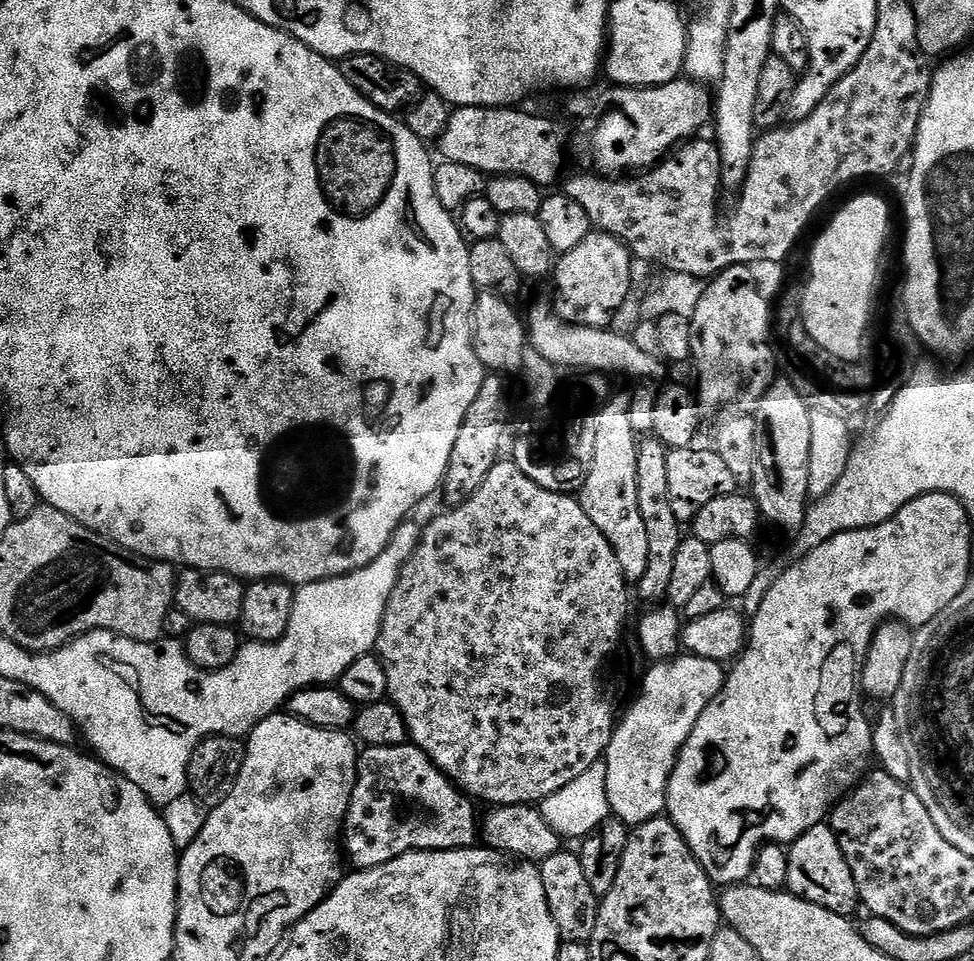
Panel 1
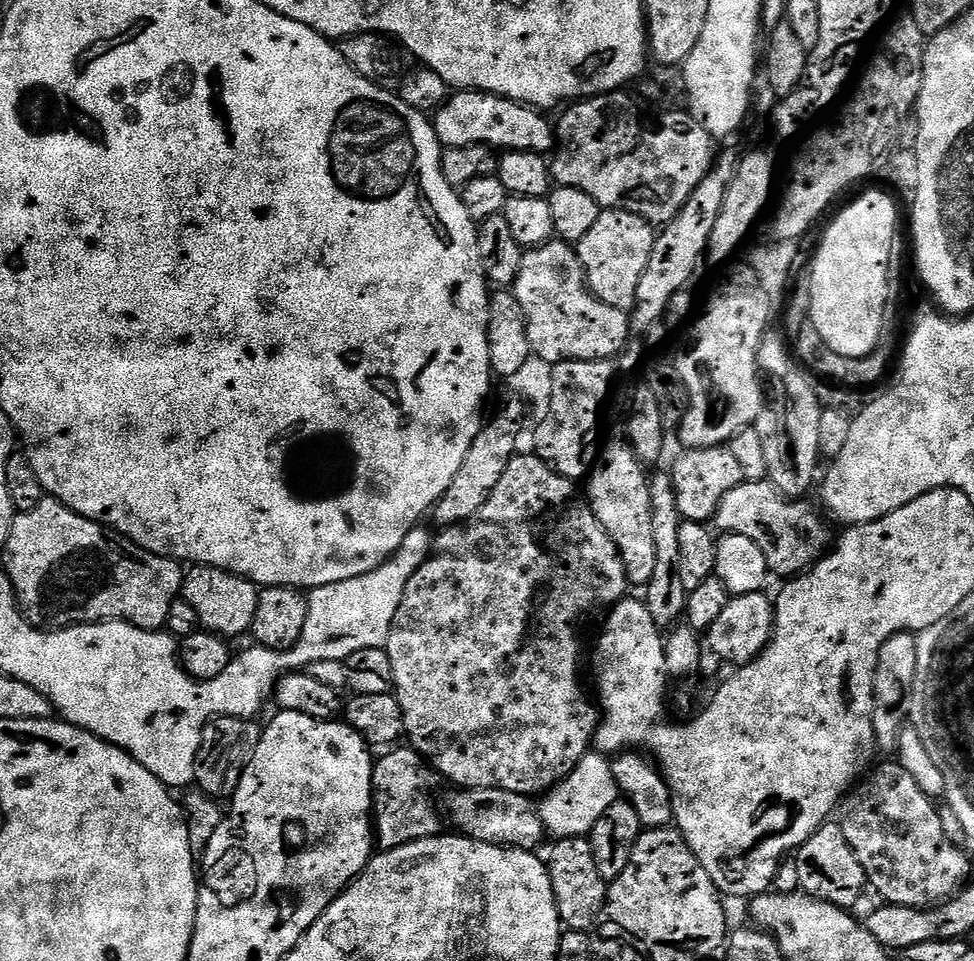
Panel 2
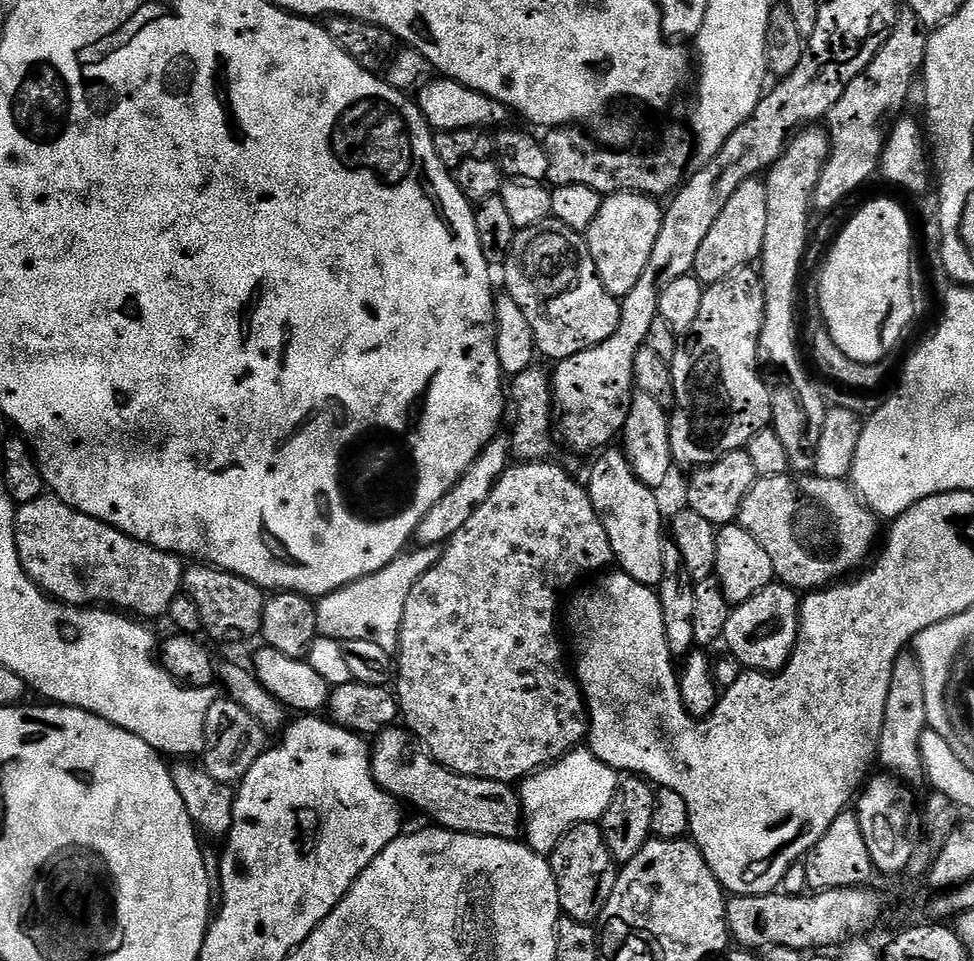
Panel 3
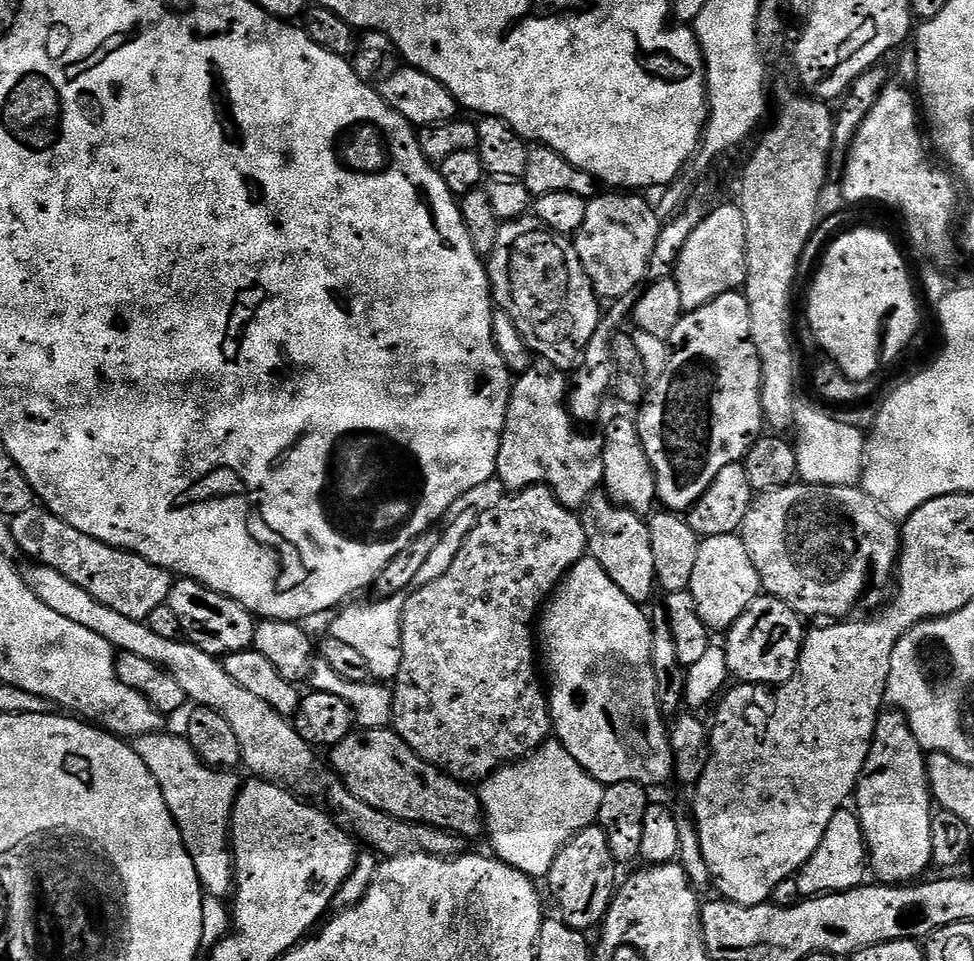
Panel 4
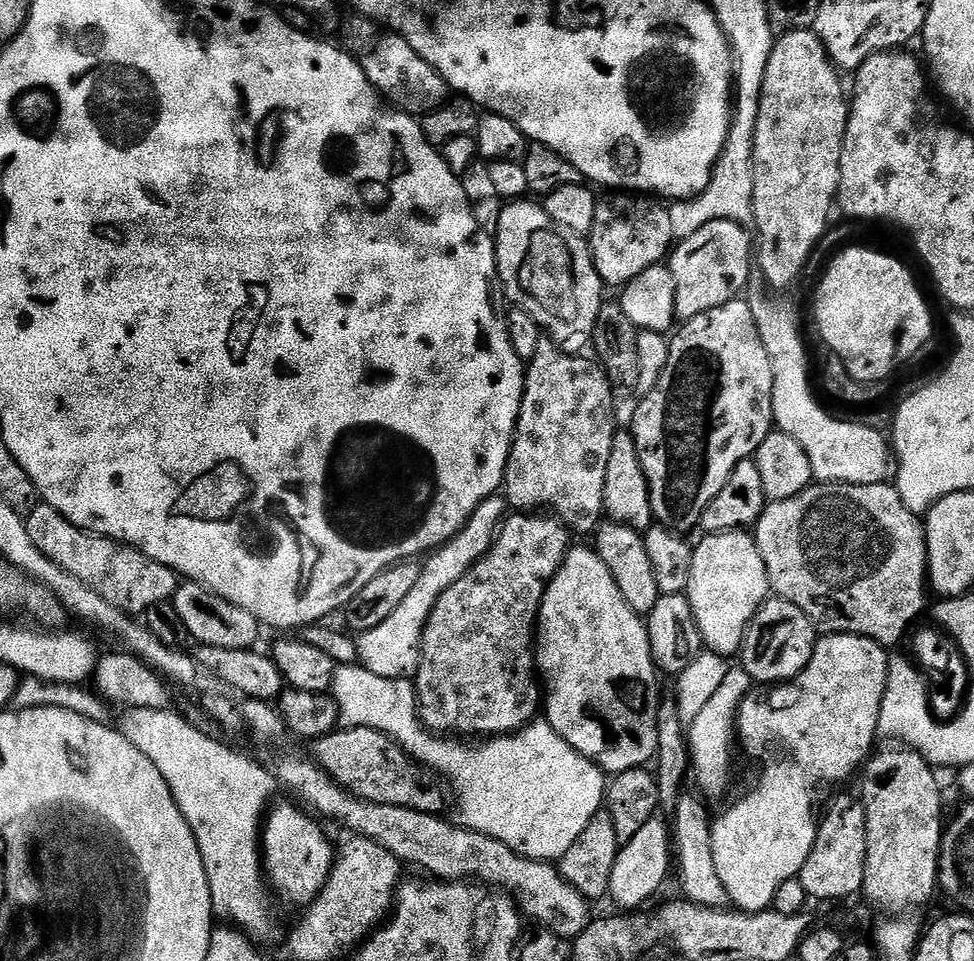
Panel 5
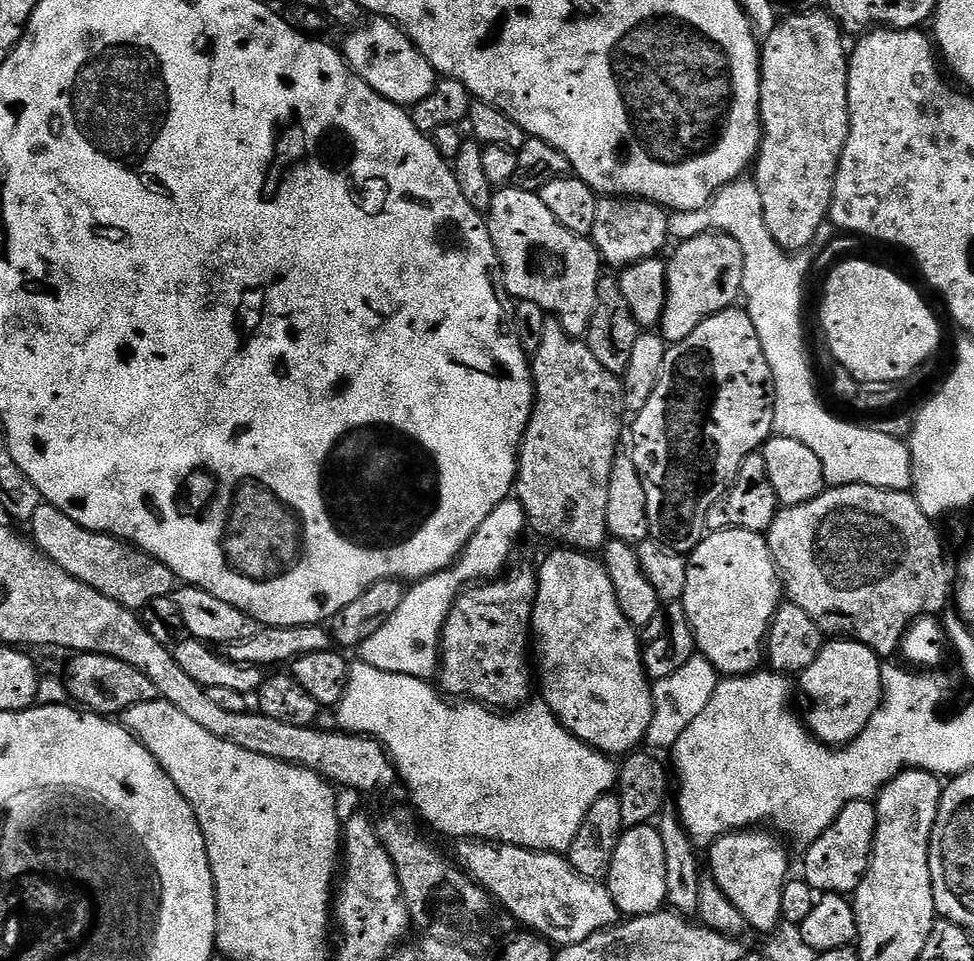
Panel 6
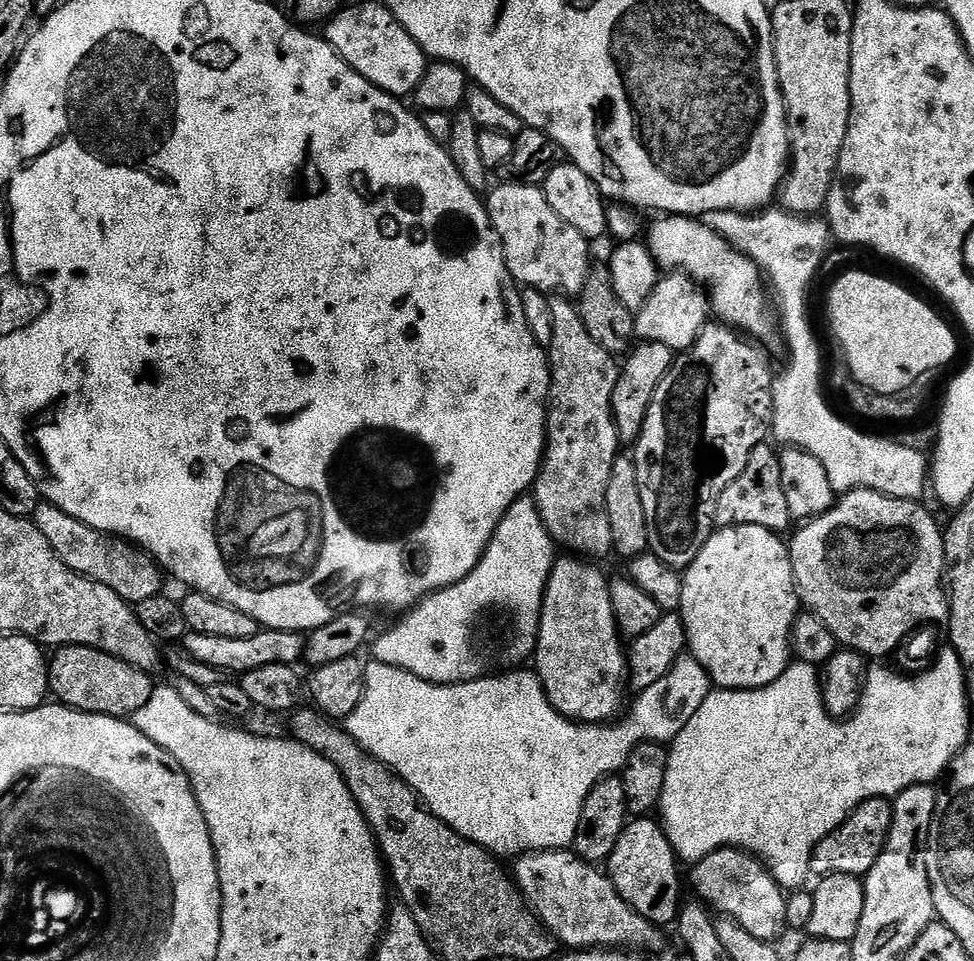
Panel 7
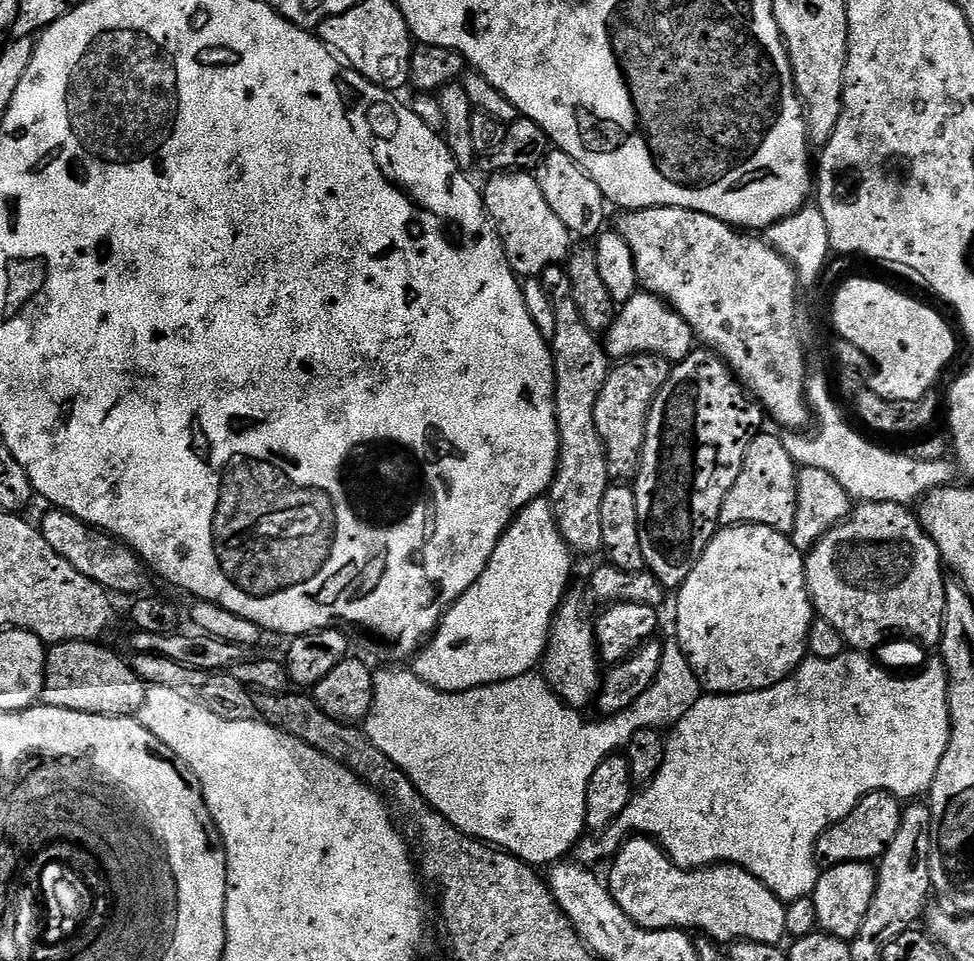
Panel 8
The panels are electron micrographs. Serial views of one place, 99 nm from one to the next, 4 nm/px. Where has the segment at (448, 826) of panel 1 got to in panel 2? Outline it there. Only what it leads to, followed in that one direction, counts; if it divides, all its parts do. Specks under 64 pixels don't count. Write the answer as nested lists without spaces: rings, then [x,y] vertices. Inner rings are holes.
[[[401,746],[393,747],[391,750],[385,751],[388,752],[384,757],[377,759],[372,766],[372,818],[374,821],[374,840],[381,849],[387,850],[390,848],[397,848],[398,846],[406,846],[410,842],[418,842],[419,840],[425,840],[431,836],[441,835],[442,828],[440,828],[440,820],[442,824],[442,816],[438,811],[438,804],[432,801],[432,795],[436,792],[436,780],[438,781],[438,776],[435,771],[426,763],[423,756],[416,751],[415,748],[411,746]]]

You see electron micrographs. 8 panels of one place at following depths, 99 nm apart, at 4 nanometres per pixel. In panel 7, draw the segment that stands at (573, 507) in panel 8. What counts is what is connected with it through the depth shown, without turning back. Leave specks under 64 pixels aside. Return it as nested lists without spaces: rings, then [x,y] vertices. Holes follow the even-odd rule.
[[[563,294],[553,295],[550,299],[550,319],[554,321],[554,336],[550,338],[550,346],[546,349],[548,358],[548,373],[552,376],[550,382],[550,390],[548,391],[548,426],[544,438],[544,460],[540,464],[540,473],[536,476],[536,483],[531,489],[530,495],[536,501],[538,506],[538,514],[542,518],[542,522],[546,526],[548,533],[552,535],[553,541],[561,549],[569,548],[569,553],[575,554],[580,558],[587,558],[592,562],[601,562],[609,555],[613,555],[612,535],[610,534],[610,518],[606,514],[606,486],[610,482],[610,474],[614,470],[614,462],[618,453],[622,448],[622,441],[616,423],[612,417],[612,399],[614,398],[614,386],[620,377],[620,368],[615,364],[613,353],[602,350],[594,338],[590,338],[590,334],[586,330],[586,326],[580,317],[580,309],[569,297]]]

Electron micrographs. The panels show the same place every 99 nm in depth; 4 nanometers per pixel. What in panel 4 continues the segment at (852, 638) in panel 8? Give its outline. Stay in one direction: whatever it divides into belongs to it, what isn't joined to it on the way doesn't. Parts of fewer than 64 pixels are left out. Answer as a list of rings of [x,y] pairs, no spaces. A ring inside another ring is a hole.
[[[793,482],[785,484],[783,488],[764,490],[753,499],[750,514],[746,514],[746,522],[742,529],[742,539],[750,554],[754,566],[760,575],[760,587],[767,595],[776,596],[782,602],[789,604],[801,617],[828,616],[824,618],[844,618],[856,608],[856,603],[864,596],[864,591],[873,584],[876,588],[884,588],[893,583],[894,573],[898,568],[898,561],[902,551],[902,532],[897,521],[889,516],[867,492],[860,486],[826,486],[825,484],[806,484]]]

